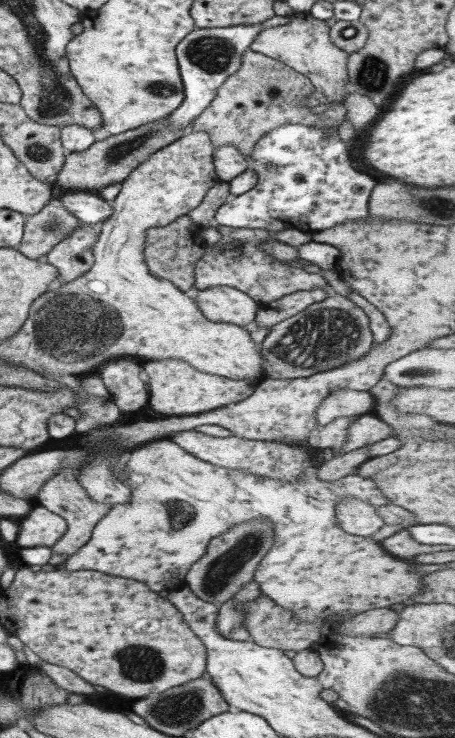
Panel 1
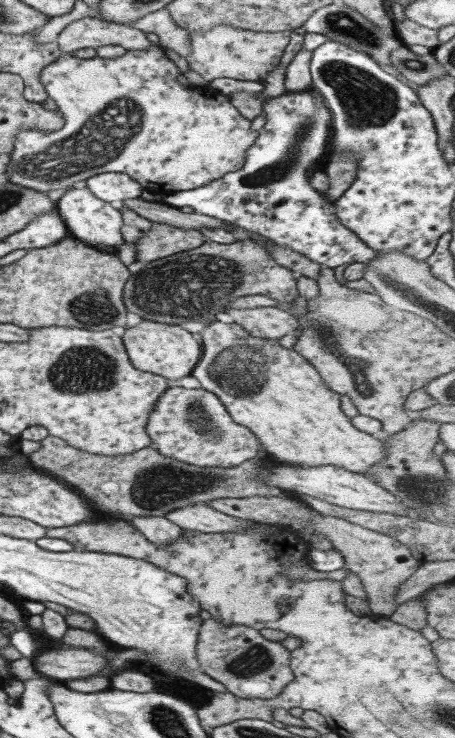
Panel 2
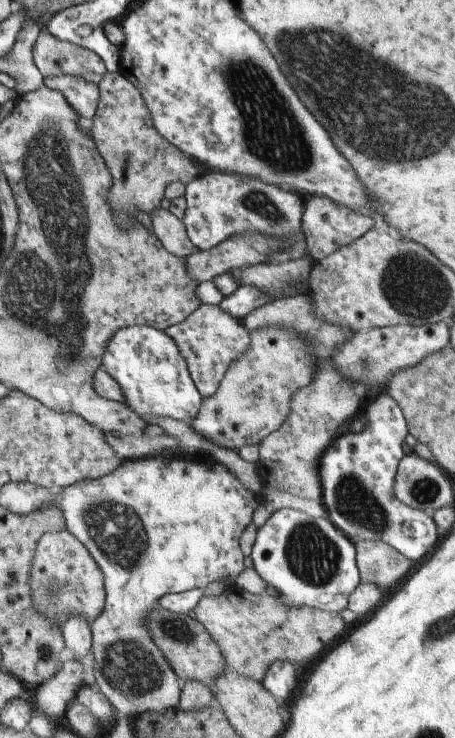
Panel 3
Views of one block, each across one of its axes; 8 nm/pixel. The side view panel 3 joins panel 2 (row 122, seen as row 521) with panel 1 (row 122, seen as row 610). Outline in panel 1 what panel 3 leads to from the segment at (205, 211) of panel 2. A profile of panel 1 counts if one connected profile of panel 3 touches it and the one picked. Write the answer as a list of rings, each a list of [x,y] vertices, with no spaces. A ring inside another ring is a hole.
[[[348,93],[345,94],[345,98],[328,102],[334,107],[320,114],[320,120],[325,126],[306,127],[288,123],[269,130],[256,143],[251,154],[250,169],[257,174],[258,182],[244,194],[234,196],[220,206],[214,222],[233,229],[261,228],[275,233],[284,229],[316,232],[343,225],[346,221],[363,221],[360,218],[368,216],[368,198],[370,198],[372,188],[376,186],[376,180],[352,167],[350,148],[346,147],[346,144],[342,143],[338,137],[337,130],[348,112],[345,107],[347,96]]]

